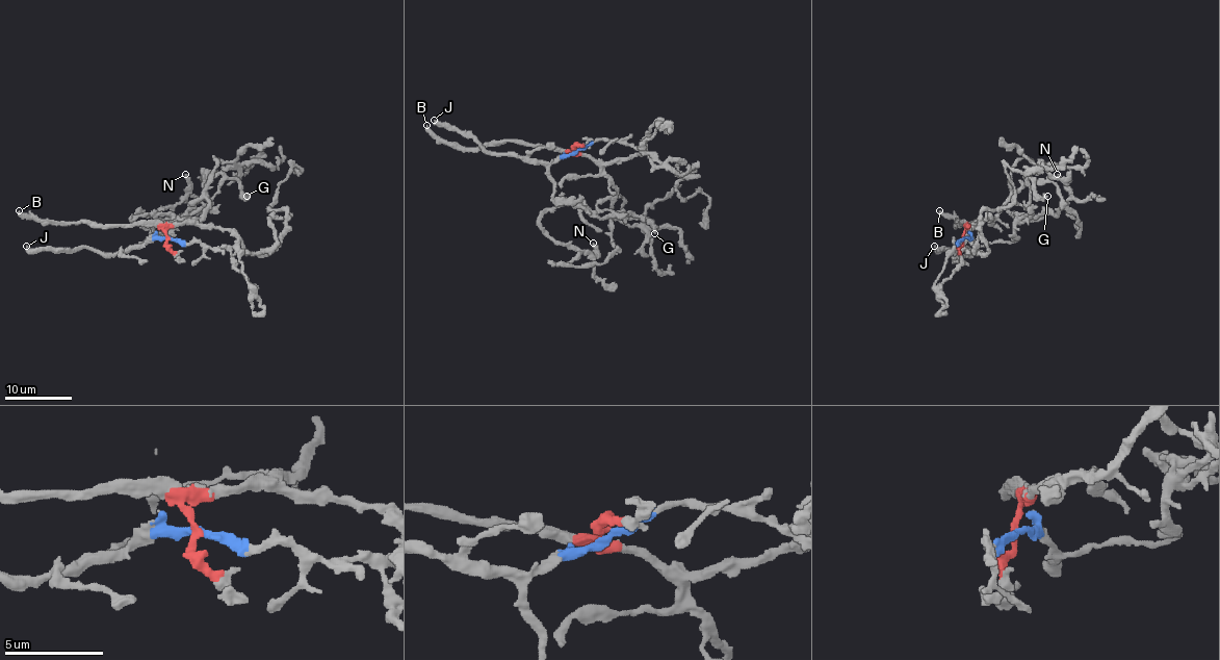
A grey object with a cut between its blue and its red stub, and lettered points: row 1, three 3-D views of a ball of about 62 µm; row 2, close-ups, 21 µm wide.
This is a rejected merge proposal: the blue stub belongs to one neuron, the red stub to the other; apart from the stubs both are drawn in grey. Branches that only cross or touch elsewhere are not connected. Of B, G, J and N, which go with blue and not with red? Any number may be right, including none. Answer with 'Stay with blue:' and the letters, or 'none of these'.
Stay with blue: J, N

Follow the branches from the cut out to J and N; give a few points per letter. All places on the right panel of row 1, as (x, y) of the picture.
J: (964, 238), (970, 238), (976, 244), (970, 254), (967, 247), (940, 249), (934, 246)
N: (964, 238), (979, 246), (1011, 238), (1017, 213), (1041, 219), (1056, 212), (1069, 194), (1058, 174)

